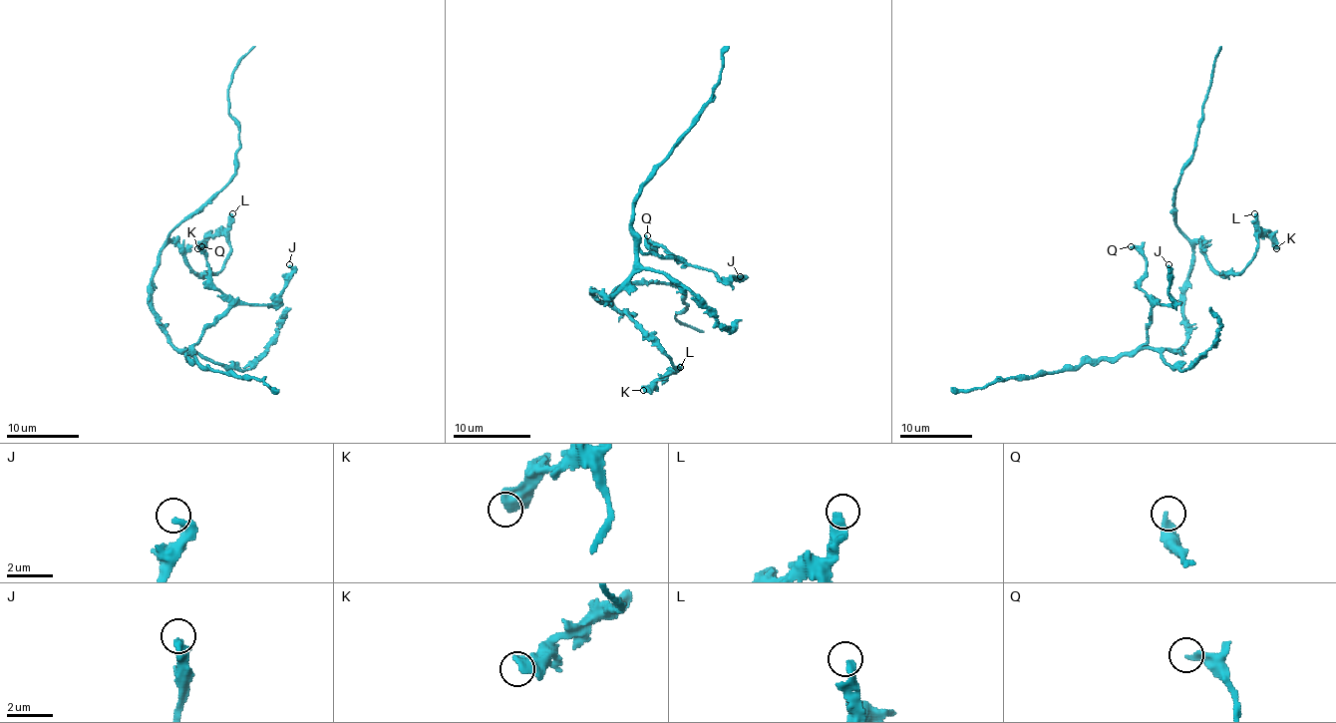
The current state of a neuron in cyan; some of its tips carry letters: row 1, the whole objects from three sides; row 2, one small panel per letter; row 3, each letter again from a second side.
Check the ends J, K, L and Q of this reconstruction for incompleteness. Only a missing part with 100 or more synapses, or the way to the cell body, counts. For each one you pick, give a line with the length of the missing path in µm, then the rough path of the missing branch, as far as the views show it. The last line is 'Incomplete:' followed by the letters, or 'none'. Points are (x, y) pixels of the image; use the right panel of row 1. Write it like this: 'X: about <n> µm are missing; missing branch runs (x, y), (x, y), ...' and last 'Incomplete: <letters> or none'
Incomplete: none

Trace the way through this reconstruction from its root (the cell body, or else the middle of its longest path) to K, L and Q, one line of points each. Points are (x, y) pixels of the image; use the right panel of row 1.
K: (1183, 306), (1197, 242), (1221, 273), (1243, 268), (1261, 233), (1276, 248)
L: (1183, 306), (1192, 248), (1199, 242), (1205, 259), (1217, 272), (1238, 273), (1256, 250), (1258, 219), (1254, 213)
Q: (1183, 306), (1186, 341), (1177, 348), (1149, 347), (1145, 343), (1151, 297), (1140, 286), (1145, 257), (1131, 246)

